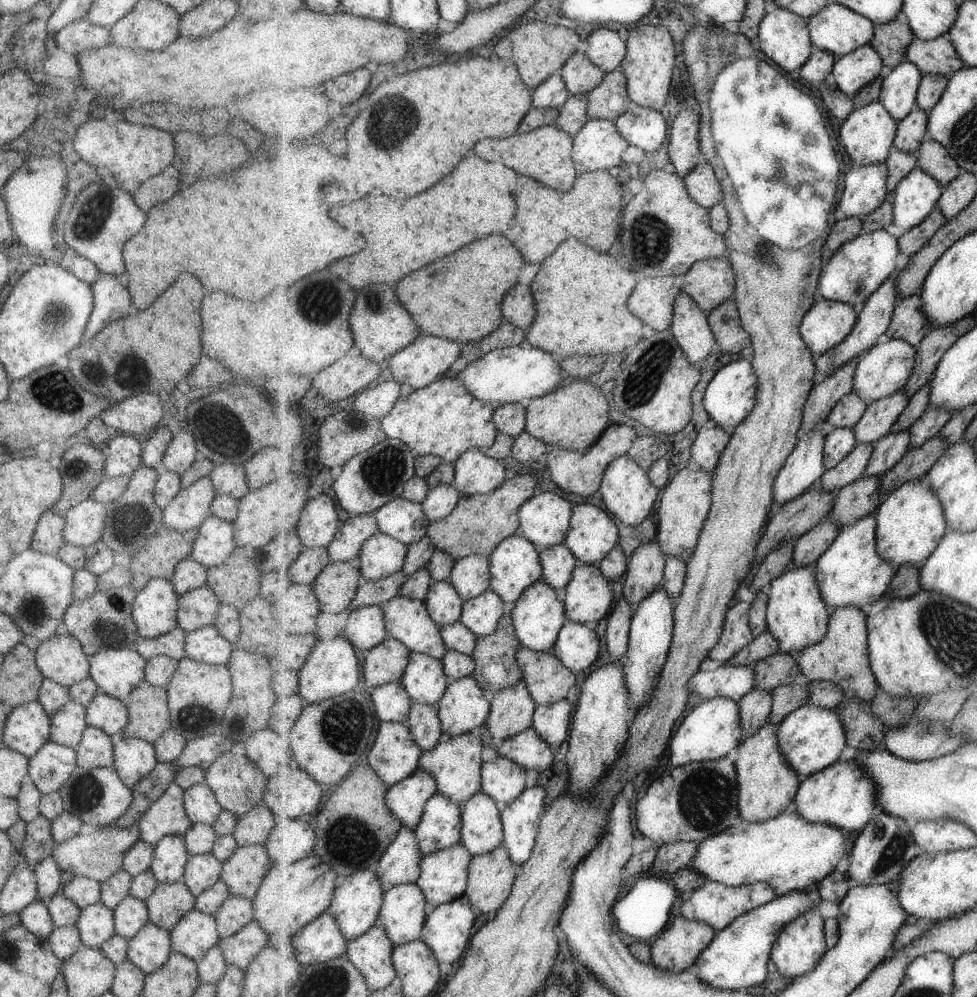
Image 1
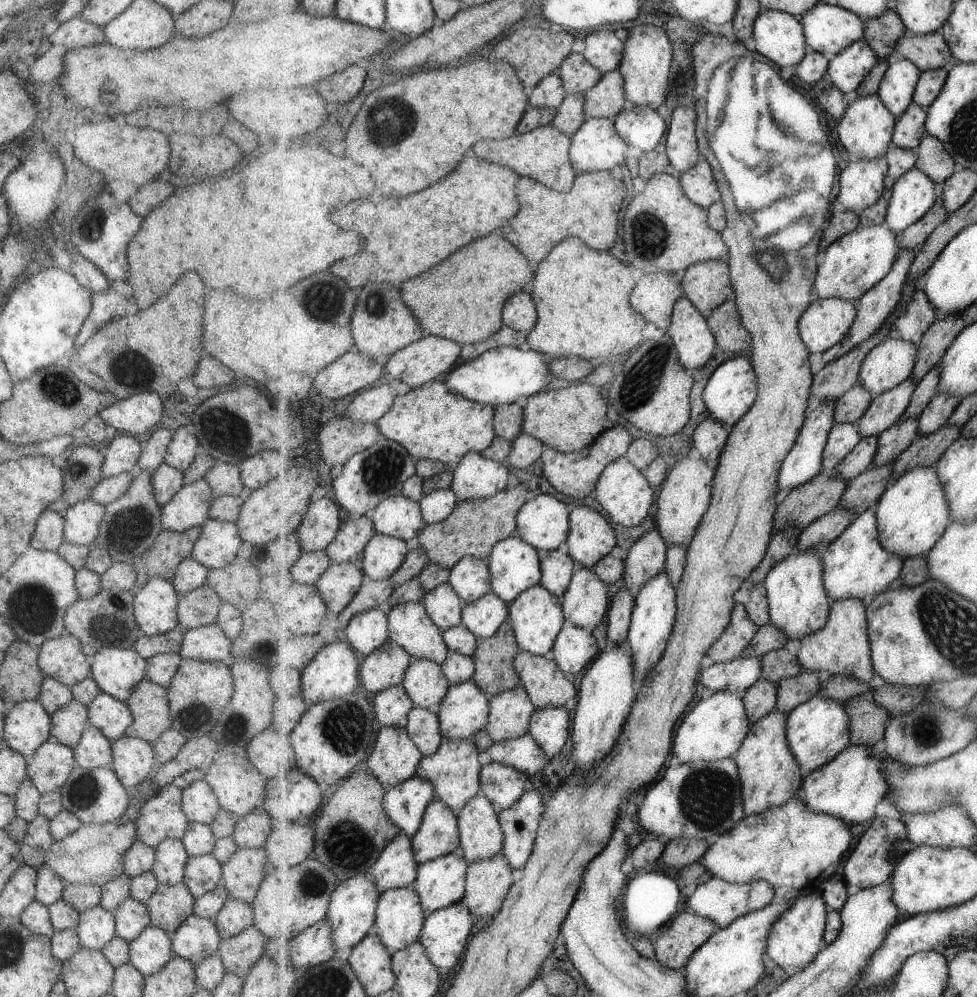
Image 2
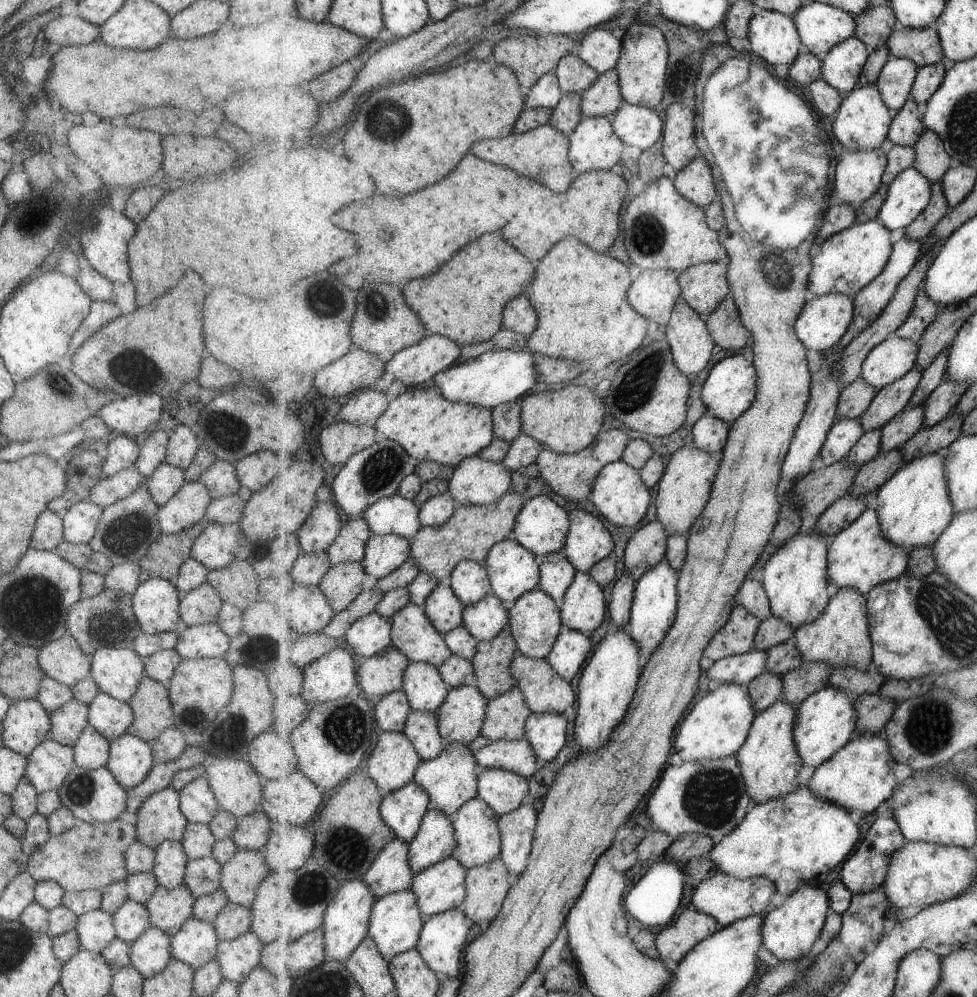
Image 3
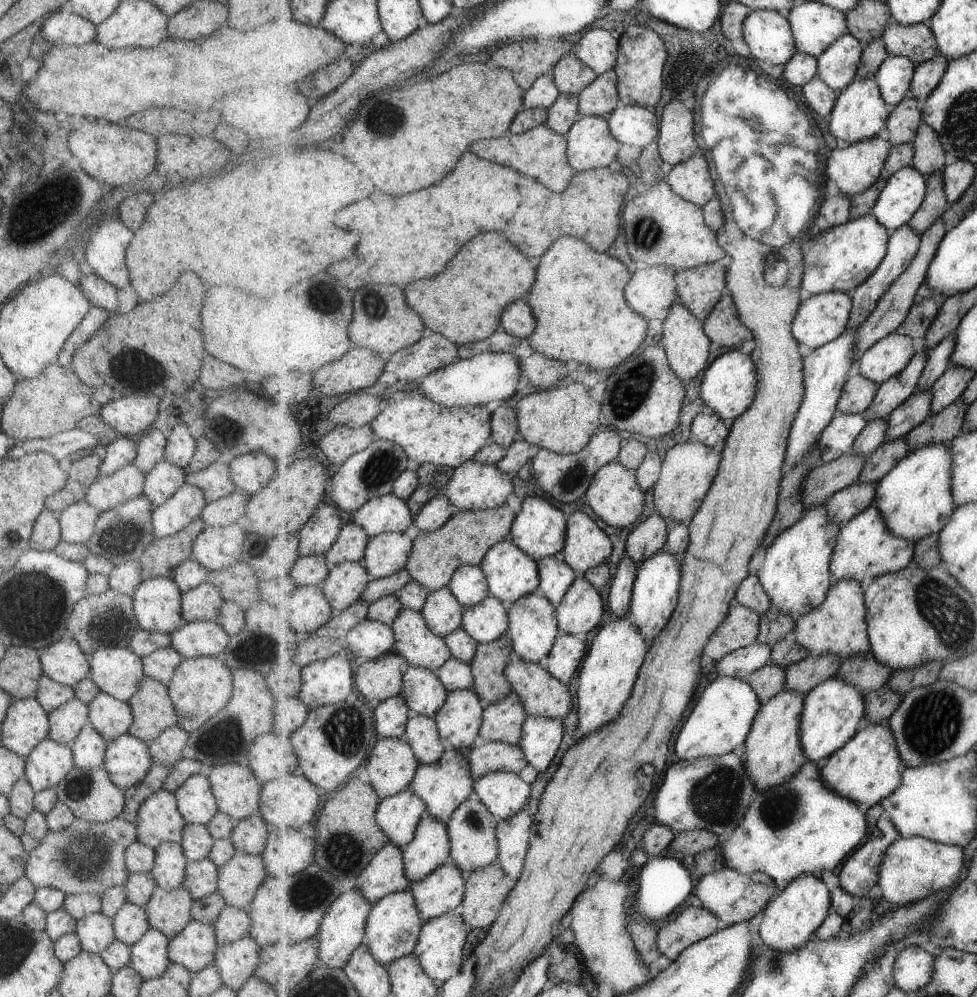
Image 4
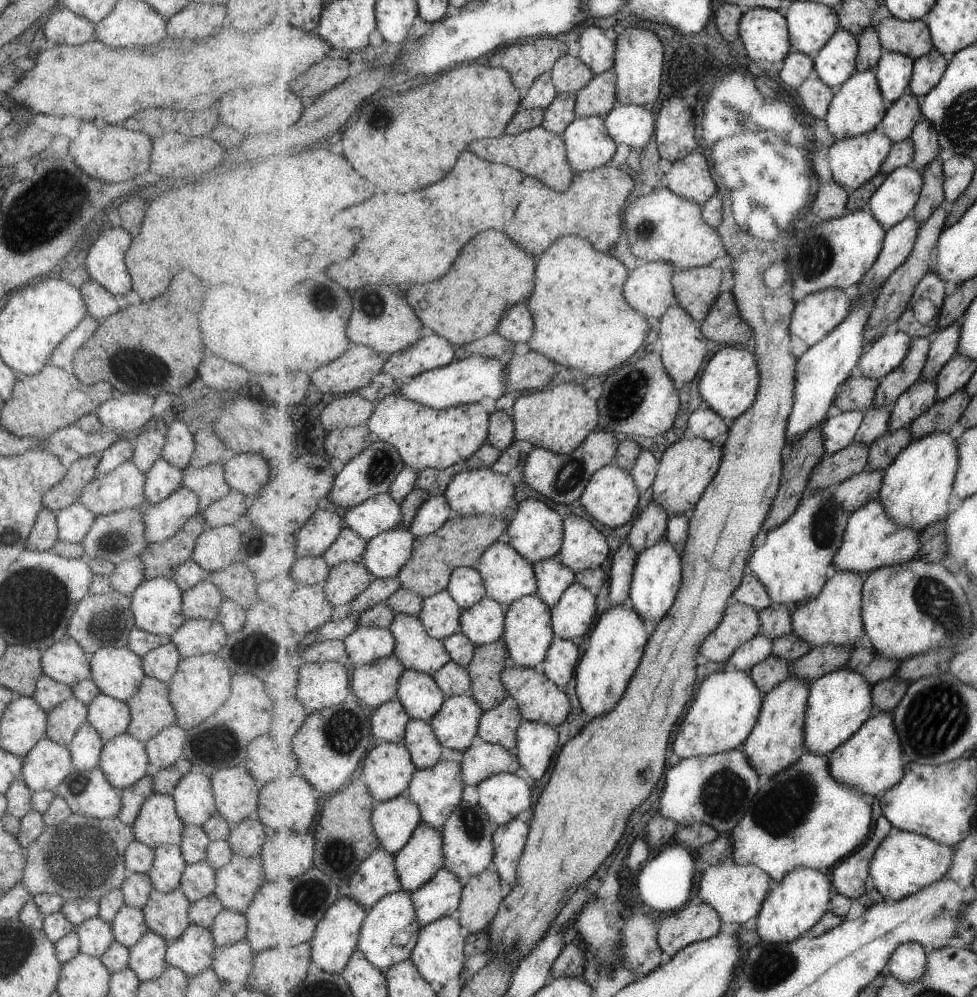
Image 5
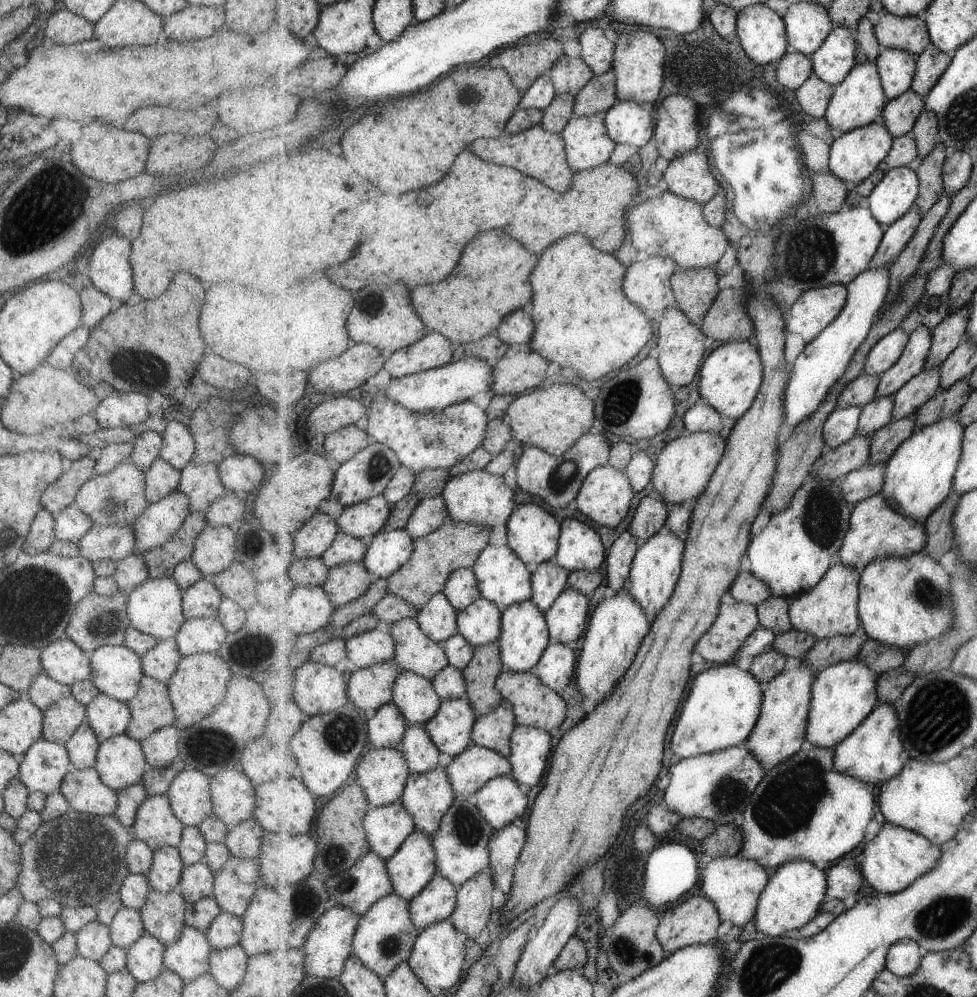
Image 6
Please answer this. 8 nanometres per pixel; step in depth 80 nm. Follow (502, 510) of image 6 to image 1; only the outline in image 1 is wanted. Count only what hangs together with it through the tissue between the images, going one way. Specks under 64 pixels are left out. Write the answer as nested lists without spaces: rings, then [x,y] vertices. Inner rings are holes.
[[[470,448],[456,460],[453,486],[462,496],[487,494],[502,487],[507,480],[507,468],[502,461],[487,456],[480,448]]]

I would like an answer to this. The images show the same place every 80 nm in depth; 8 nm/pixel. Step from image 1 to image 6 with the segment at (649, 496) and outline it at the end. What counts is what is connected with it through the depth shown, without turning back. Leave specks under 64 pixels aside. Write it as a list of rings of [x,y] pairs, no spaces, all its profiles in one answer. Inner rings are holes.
[[[611,464],[601,465],[585,479],[574,506],[596,524],[617,528],[629,516],[633,506],[633,496],[635,496],[633,486],[624,471]]]

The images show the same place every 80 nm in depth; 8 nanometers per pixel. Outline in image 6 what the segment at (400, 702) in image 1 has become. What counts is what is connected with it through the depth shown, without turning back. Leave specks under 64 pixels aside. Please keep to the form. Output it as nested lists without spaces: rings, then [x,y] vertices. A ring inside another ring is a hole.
[[[398,704],[382,706],[368,720],[368,733],[371,746],[395,748],[401,745],[409,726],[406,716]]]

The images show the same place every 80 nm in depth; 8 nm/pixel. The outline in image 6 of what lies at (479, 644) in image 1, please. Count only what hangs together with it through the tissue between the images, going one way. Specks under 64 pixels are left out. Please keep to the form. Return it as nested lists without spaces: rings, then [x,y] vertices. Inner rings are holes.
[[[495,643],[474,647],[471,664],[463,670],[468,688],[468,699],[478,716],[490,715],[504,700],[496,682],[504,664],[500,646]]]

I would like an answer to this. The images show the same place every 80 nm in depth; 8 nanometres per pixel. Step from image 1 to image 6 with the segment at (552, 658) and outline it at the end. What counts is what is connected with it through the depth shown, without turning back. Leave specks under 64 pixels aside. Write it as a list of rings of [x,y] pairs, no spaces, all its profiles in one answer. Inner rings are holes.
[[[504,670],[496,682],[499,690],[508,701],[514,704],[516,721],[519,725],[531,725],[549,732],[559,728],[567,718],[567,702],[555,689],[549,688],[535,673],[518,673]]]

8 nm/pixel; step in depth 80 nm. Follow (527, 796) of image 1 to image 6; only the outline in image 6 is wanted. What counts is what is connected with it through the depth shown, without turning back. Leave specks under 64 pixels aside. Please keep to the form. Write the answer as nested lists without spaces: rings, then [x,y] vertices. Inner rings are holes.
[[[510,824],[496,830],[490,838],[490,866],[496,886],[508,896],[514,886],[514,874],[521,850],[525,846],[527,832],[518,824]]]

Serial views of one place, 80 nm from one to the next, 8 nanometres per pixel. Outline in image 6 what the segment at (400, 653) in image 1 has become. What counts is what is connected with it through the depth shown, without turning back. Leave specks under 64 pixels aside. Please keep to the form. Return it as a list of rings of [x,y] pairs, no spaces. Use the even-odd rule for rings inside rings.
[[[395,660],[362,668],[351,674],[348,693],[362,711],[376,710],[394,702],[394,686],[401,668]]]

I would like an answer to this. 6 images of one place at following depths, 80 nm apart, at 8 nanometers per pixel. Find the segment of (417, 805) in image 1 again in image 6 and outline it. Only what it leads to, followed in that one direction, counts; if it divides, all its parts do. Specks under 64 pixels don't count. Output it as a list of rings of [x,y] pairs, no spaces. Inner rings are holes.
[[[401,800],[385,806],[372,807],[367,813],[364,825],[372,850],[387,861],[399,852],[403,843],[418,828],[415,817]]]

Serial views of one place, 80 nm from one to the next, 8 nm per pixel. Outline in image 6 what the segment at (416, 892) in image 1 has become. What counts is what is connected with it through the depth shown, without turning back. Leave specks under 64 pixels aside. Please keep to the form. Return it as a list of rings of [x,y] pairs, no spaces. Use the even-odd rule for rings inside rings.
[[[397,893],[383,897],[362,916],[352,945],[353,955],[358,956],[370,969],[384,979],[401,963],[408,962],[420,929],[412,920],[410,900]]]

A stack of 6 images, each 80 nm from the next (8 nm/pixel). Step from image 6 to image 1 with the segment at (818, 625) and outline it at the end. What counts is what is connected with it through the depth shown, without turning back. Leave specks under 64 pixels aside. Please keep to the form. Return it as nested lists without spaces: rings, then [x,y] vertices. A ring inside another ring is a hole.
[[[846,606],[834,610],[828,627],[828,635],[812,647],[800,652],[800,672],[802,679],[809,681],[829,681],[844,689],[847,696],[857,696],[863,702],[873,702],[878,695],[879,684],[870,663],[868,622],[865,614],[856,606]]]

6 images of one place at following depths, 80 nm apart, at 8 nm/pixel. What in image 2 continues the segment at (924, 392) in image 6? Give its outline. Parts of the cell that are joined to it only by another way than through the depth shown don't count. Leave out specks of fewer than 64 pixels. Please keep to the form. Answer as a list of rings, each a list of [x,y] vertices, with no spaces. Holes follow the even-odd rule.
[[[901,418],[897,424],[878,436],[879,446],[873,466],[884,467],[893,464],[919,436],[918,420]]]

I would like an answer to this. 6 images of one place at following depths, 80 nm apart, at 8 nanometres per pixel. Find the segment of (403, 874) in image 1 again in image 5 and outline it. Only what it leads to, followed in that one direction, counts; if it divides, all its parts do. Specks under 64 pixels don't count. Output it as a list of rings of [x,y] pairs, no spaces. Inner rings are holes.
[[[383,848],[377,849],[363,864],[358,868],[358,871],[350,876],[348,890],[345,892],[345,897],[356,900],[362,904],[369,912],[375,904],[387,895],[393,895],[396,892],[403,891],[403,883],[396,867],[396,855],[391,854]]]

